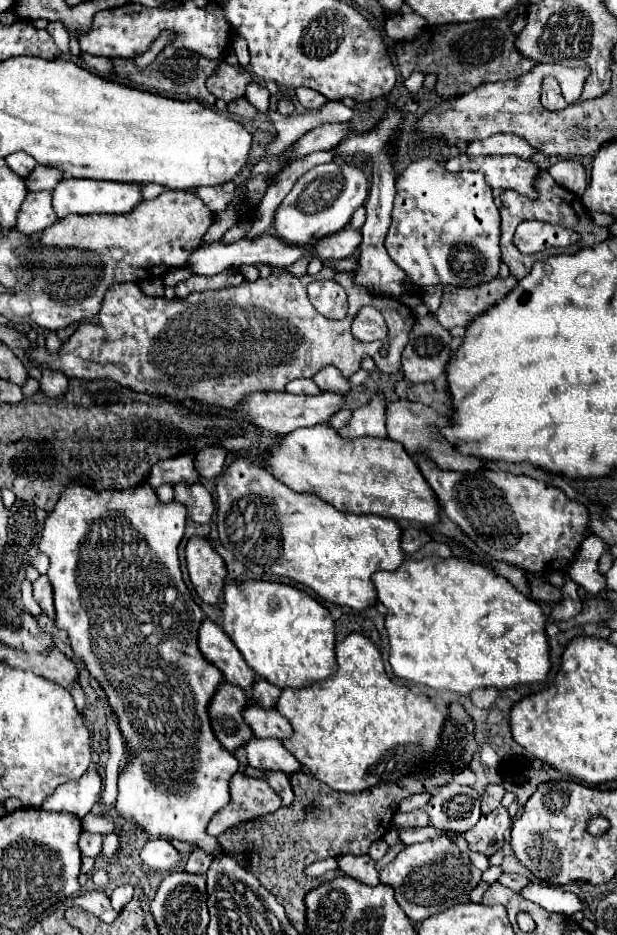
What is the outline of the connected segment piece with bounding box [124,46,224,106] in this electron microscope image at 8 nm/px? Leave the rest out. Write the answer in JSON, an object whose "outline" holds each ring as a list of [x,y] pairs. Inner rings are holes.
{"outline":[[[168,46],[164,52],[158,54],[158,60],[154,60],[150,66],[146,68],[138,68],[136,62],[124,60],[124,80],[136,82],[140,84],[140,88],[170,96],[170,98],[178,98],[178,100],[198,100],[198,102],[206,102],[210,106],[214,106],[216,98],[208,92],[206,88],[206,80],[218,70],[218,66],[224,60],[210,60],[210,58],[202,58],[200,54],[192,52],[192,50],[184,50],[184,48],[176,48],[176,46]]]}

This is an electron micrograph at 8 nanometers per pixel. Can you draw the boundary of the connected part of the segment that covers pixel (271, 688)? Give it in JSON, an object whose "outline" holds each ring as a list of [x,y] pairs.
{"outline":[[[260,676],[256,678],[254,686],[250,688],[250,698],[256,704],[260,704],[260,708],[274,708],[278,696],[280,696],[280,688],[274,686],[274,684],[270,684],[270,682],[266,682]]]}

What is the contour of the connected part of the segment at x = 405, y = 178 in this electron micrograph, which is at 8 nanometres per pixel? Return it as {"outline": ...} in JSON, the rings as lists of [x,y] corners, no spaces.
{"outline":[[[418,158],[414,160],[396,180],[396,200],[394,200],[394,210],[392,210],[392,226],[388,230],[388,236],[386,236],[386,250],[390,254],[390,258],[408,274],[408,278],[416,284],[416,286],[464,286],[464,288],[470,288],[470,286],[480,286],[480,284],[486,284],[490,280],[494,280],[498,276],[498,268],[500,268],[500,262],[502,262],[502,252],[500,252],[500,216],[498,216],[498,208],[494,204],[494,198],[492,198],[492,188],[486,184],[484,180],[484,174],[482,172],[448,172],[438,160],[434,158]]]}

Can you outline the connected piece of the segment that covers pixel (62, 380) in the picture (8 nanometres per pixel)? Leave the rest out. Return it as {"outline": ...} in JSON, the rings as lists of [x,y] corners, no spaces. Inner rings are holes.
{"outline":[[[42,370],[42,380],[40,380],[40,388],[46,396],[50,398],[60,398],[66,388],[68,388],[68,378],[60,372],[52,372],[52,370]]]}

